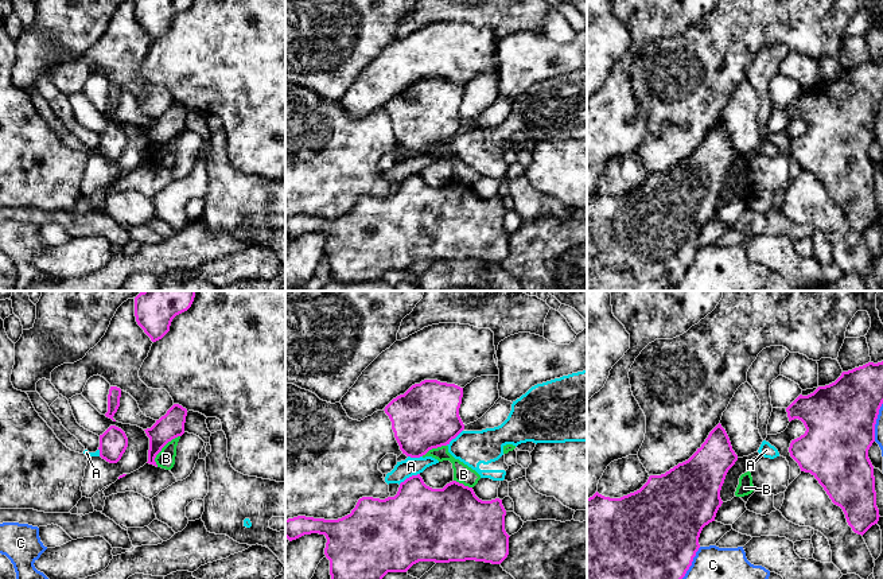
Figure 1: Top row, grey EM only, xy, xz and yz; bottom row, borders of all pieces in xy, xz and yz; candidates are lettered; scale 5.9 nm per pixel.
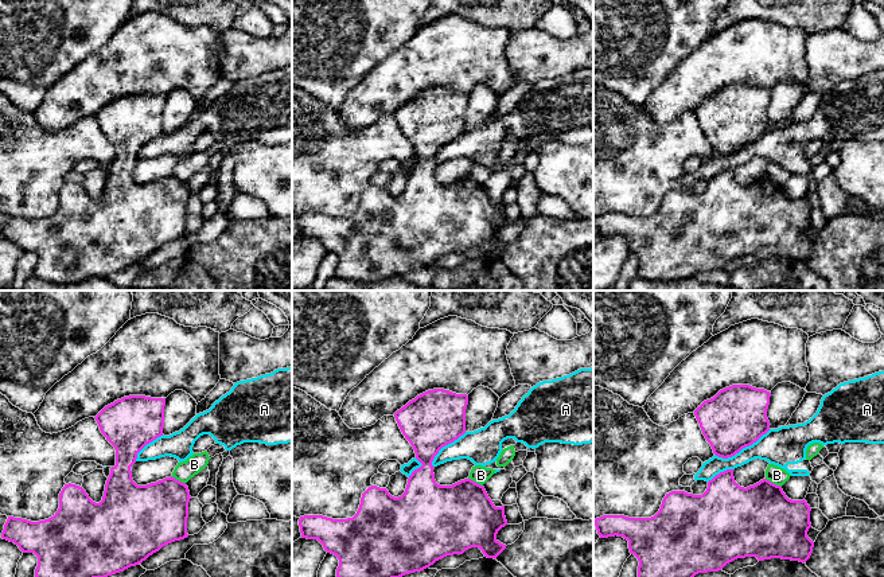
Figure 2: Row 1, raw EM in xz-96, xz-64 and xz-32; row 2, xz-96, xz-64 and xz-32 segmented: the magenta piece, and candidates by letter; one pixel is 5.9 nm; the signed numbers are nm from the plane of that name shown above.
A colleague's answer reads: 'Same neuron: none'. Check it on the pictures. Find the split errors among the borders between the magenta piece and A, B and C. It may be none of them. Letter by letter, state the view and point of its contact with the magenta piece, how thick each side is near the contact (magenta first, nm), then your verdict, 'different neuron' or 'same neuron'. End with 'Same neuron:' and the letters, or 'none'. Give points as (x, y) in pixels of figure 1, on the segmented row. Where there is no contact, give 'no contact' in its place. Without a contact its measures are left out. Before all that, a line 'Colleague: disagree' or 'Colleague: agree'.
Colleague: agree
A: xz (409, 477) | 380/110 nm | different neuron
B: xy (162, 447) | 150/110 nm | different neuron
C: yz (691, 563) | 480/190 nm | different neuron
Same neuron: none

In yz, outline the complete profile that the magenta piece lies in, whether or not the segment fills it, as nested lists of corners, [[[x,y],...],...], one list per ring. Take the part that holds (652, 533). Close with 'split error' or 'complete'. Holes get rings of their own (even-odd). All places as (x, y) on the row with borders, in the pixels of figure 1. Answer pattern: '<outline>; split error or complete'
[[[719,423],[688,461],[665,474],[650,475],[639,490],[621,498],[596,491],[587,498],[587,579],[682,579],[700,548],[703,528],[715,521],[723,504],[720,490],[736,461],[730,438]]]; complete

